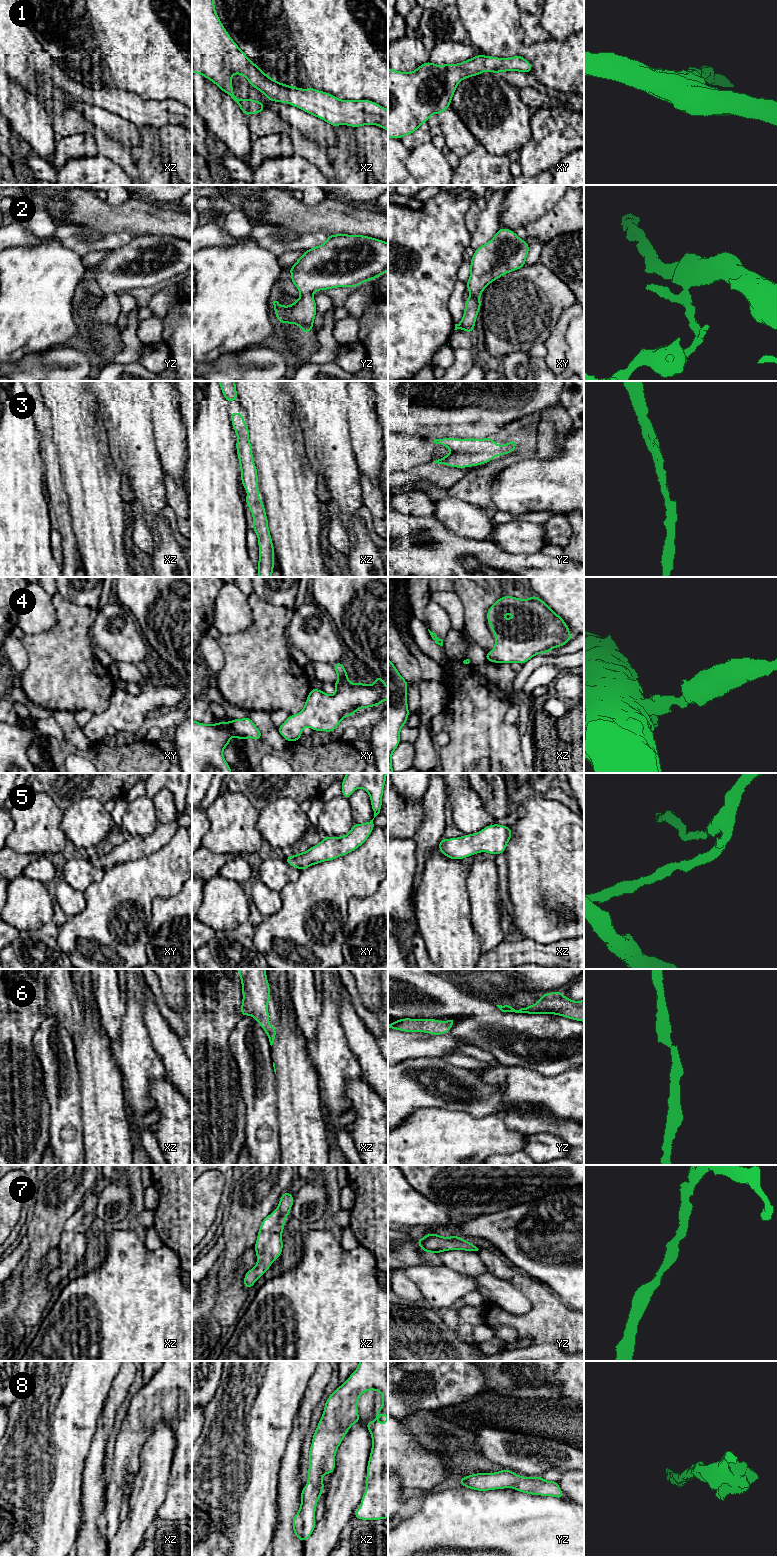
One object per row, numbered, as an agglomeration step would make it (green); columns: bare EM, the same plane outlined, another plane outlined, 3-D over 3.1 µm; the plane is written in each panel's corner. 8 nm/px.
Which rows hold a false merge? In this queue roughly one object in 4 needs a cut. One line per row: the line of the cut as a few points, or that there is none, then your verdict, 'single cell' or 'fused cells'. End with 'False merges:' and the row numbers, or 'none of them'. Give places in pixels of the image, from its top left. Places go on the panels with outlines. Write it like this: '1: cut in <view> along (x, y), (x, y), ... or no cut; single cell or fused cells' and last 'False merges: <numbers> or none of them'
1: no cut; single cell
2: no cut; single cell
3: no cut; single cell
4: no cut; single cell
5: no cut; single cell
6: no cut; single cell
7: no cut; single cell
8: no cut; single cell
False merges: none of them

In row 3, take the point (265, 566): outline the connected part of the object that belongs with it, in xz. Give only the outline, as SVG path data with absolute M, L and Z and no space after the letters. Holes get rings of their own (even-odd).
M241 412L230 415L234 431L237 435L236 449L241 470L241 483L248 492L246 505L253 516L253 531L258 537L259 562L257 564L259 577L272 577L274 570L275 550L268 528L268 519L264 503L260 500L257 468L253 461L252 445L249 440L249 427L245 424Z

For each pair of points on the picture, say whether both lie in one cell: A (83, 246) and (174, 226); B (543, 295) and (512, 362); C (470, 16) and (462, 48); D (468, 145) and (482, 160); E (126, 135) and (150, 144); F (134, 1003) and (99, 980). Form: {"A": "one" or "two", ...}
{"A": "two", "B": "two", "C": "two", "D": "two", "E": "two", "F": "two"}

